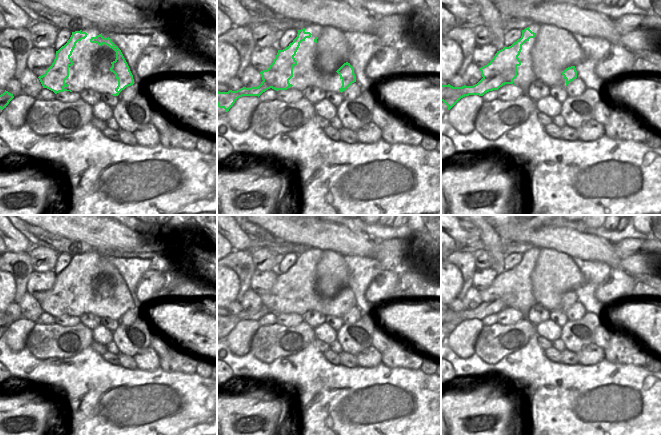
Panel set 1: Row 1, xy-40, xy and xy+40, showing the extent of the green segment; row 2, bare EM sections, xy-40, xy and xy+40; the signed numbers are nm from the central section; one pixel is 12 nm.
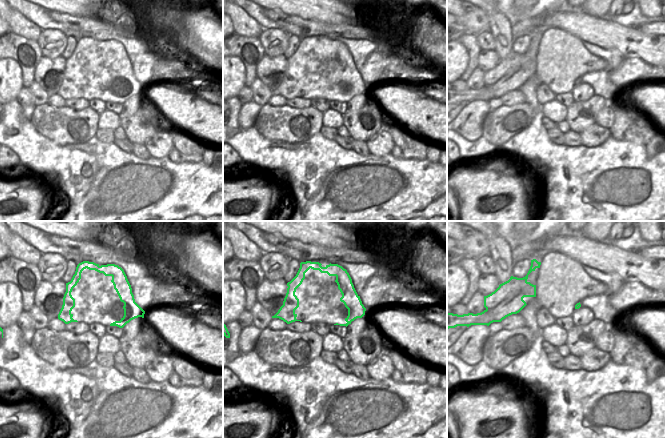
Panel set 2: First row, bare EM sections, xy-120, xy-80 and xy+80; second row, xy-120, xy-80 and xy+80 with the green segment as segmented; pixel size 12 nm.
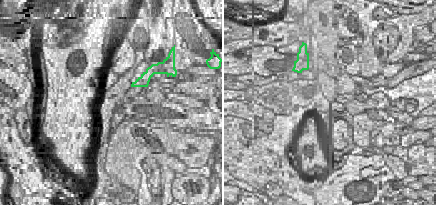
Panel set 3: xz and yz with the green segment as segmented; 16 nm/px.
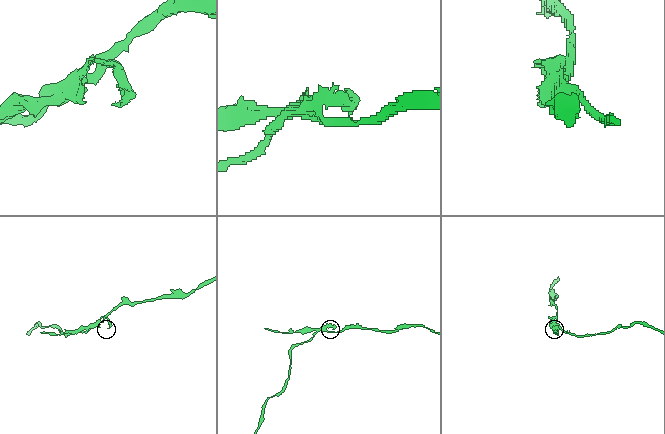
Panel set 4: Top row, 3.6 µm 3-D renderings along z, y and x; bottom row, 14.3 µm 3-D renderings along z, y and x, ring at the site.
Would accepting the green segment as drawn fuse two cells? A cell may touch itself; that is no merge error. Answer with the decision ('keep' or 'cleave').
cleave

